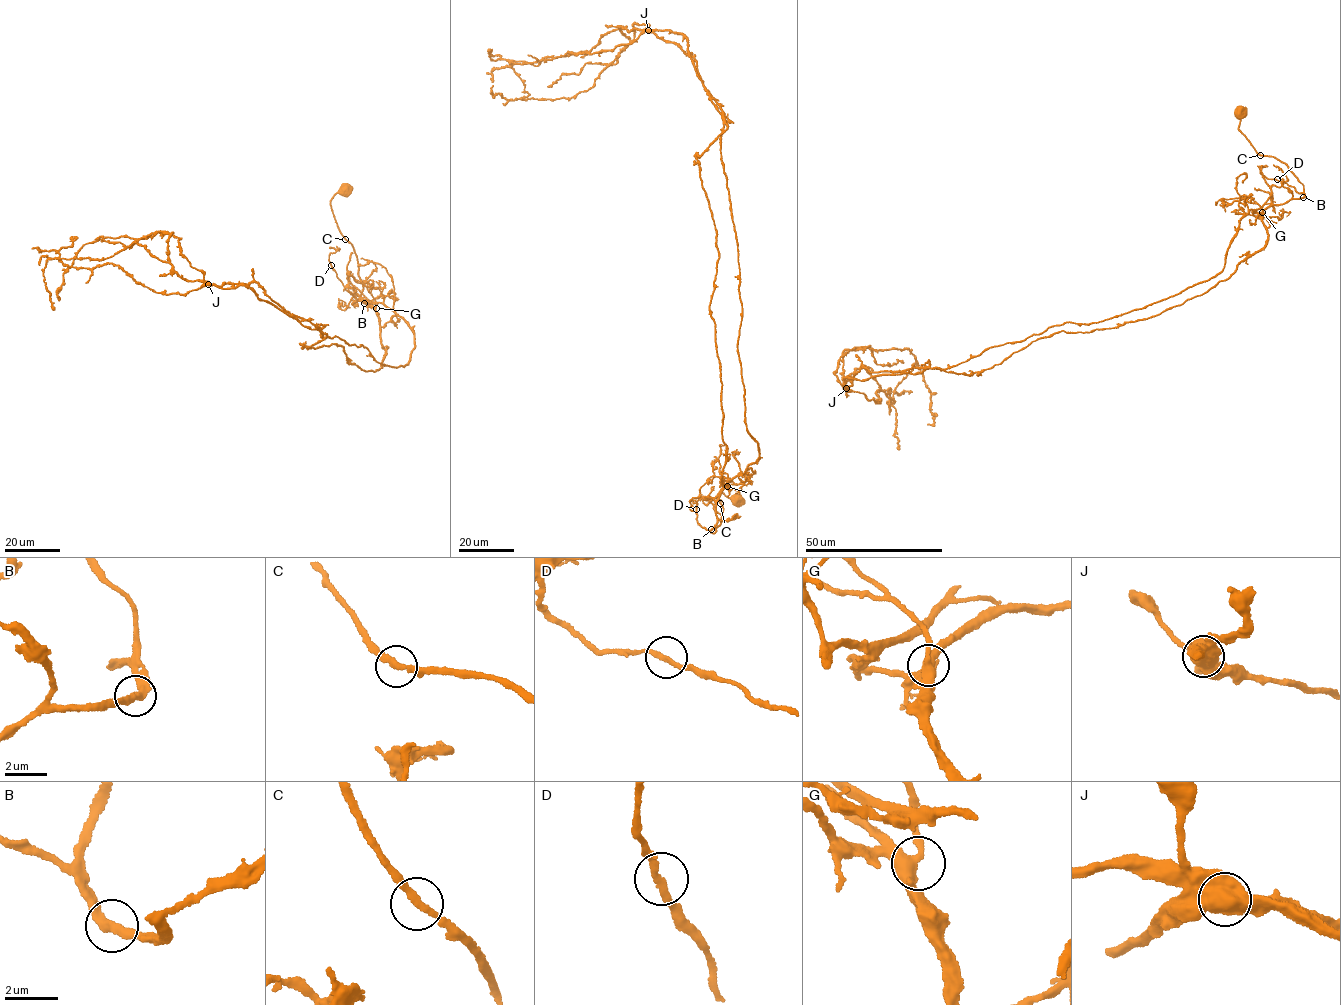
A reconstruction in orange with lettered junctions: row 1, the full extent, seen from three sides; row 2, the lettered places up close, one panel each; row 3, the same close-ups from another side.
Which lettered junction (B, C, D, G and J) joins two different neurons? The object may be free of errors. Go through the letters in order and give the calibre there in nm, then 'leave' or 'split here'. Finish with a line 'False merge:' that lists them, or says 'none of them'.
B: 360 nm | leave
C: 260 nm | leave
D: 220 nm | leave
G: 400 nm | leave
J: 900 nm | split here
False merge: J

